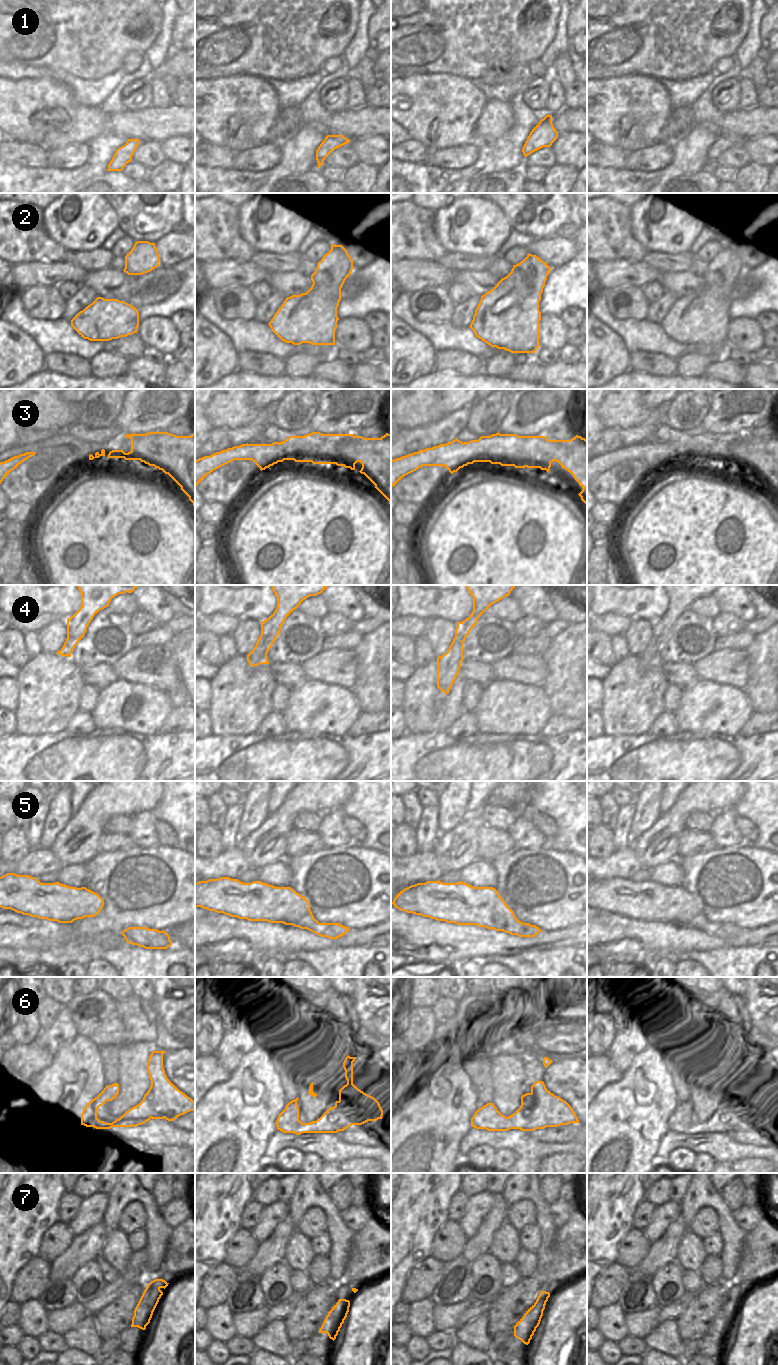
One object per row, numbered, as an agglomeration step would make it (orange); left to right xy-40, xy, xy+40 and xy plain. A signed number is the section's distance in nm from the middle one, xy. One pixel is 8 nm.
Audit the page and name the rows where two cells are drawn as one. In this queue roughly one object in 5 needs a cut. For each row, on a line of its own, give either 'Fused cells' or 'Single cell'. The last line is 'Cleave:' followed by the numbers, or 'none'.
1: Single cell
2: Single cell
3: Fused cells
4: Single cell
5: Single cell
6: Single cell
7: Single cell
Cleave: 3

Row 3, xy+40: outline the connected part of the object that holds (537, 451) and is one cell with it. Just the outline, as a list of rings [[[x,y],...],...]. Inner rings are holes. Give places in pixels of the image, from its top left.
[[[498,432],[464,443],[482,444],[485,447],[485,451],[480,456],[480,462],[514,466],[515,468],[540,468],[547,472],[549,472],[553,461],[558,462],[562,468],[573,475],[574,479],[583,488],[578,495],[587,505],[587,440],[585,438],[576,435],[571,440],[548,440],[546,436],[518,436]]]

